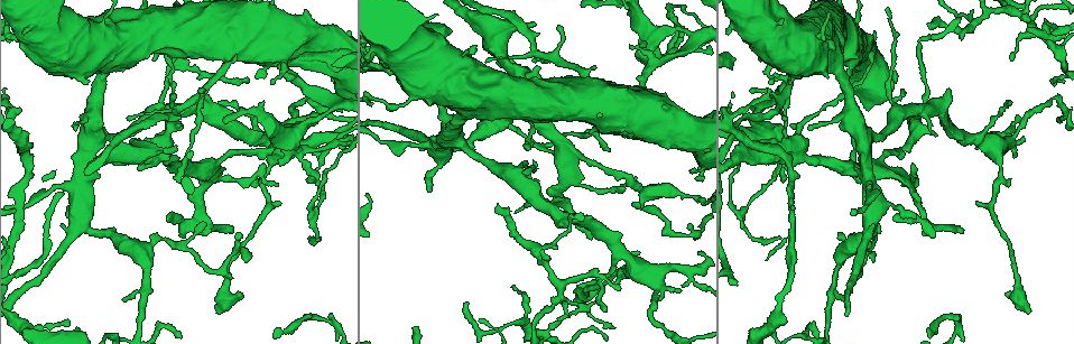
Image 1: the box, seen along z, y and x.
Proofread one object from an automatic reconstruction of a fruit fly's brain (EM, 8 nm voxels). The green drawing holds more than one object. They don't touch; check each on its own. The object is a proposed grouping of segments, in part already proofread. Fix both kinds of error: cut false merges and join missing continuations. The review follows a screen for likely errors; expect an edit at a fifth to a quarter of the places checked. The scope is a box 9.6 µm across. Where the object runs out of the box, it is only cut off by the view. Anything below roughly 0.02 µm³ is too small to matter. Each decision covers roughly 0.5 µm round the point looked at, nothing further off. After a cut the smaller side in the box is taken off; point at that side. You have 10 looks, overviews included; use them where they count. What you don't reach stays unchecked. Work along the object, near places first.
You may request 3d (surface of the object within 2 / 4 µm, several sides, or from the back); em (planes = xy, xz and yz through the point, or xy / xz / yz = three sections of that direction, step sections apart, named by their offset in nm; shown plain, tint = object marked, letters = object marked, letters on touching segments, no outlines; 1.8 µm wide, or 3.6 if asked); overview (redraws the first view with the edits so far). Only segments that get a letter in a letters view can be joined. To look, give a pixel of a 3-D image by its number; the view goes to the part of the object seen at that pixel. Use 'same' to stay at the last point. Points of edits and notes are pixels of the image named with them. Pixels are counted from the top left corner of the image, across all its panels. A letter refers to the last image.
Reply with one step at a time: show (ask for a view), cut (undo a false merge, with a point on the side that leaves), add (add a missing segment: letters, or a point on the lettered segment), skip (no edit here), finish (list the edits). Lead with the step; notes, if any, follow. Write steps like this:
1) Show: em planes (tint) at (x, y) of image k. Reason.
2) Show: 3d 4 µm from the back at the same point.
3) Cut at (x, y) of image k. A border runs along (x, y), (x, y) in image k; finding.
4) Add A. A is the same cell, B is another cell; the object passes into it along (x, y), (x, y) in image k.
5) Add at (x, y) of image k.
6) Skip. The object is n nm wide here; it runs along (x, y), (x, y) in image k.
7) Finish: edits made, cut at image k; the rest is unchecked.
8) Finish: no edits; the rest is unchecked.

Show: em planes (letters) at (1058, 53) of image 1.

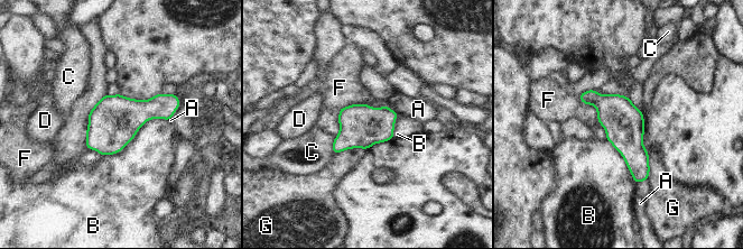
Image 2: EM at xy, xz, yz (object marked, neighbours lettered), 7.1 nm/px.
Skip. The object is 280 nm wide here; A, B, C, D, F and G are other cells; it runs along (582, 97), (624, 128), (646, 176) in image 2; all the same neuron.

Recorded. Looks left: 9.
Show: em planes (tint) at (613, 327) of image 1. Tapers out.

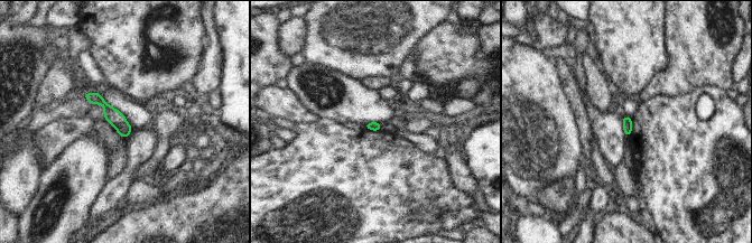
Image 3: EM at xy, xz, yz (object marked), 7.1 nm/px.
Show: em planes (letters) at the same point. What lies round it.

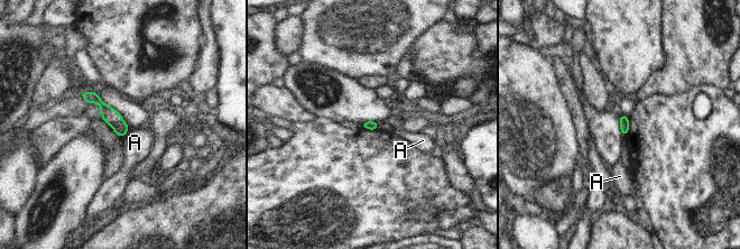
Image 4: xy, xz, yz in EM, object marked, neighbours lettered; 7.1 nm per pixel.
Skip. A is another cell; it runs along (84, 94), (94, 98), (125, 129) in image 4; no lettered segment goes on from it.

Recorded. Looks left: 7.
Show: em xz step 4 (letters) at (1027, 28) of image 1. Free end.

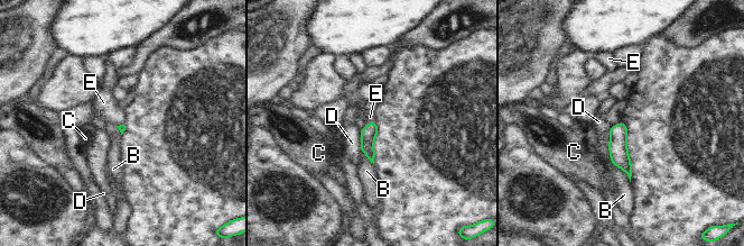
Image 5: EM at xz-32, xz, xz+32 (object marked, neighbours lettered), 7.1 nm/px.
Add E. E is the same cell, B, C and D are other cells; the object passes into it along (369, 133), (372, 122), (370, 117) in image 5; it goes on there.

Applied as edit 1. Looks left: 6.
Show: overview. Redraw.

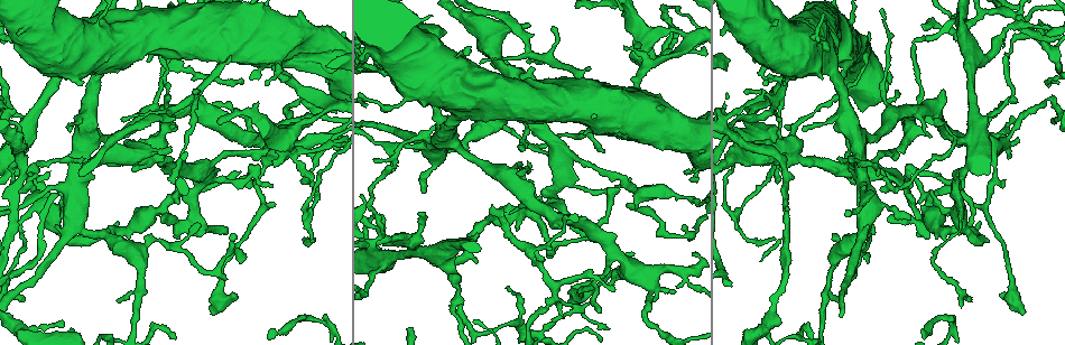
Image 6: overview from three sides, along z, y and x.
Show: em 3.6 µm planes (plain) at (210, 314) of image 6. An open end.

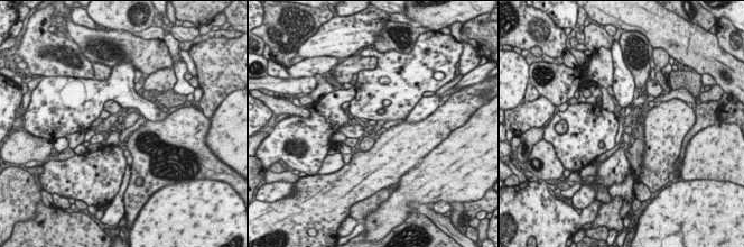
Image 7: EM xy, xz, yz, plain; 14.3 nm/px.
Show: em 3.6 µm planes (letters) at the same point.

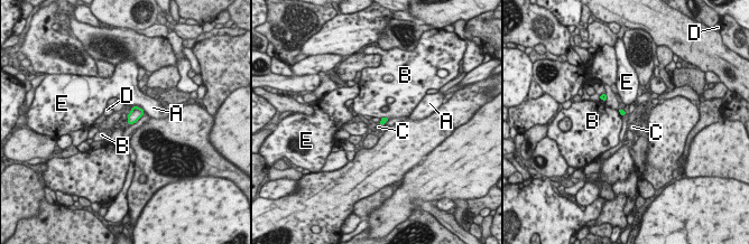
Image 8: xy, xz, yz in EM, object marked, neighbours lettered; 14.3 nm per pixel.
Add C. C is the same cell, A, B, D and E are other cells; it goes on there.

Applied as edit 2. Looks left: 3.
Finish: edits made, add at image 5, add at image 8; the rest is unchecked.

